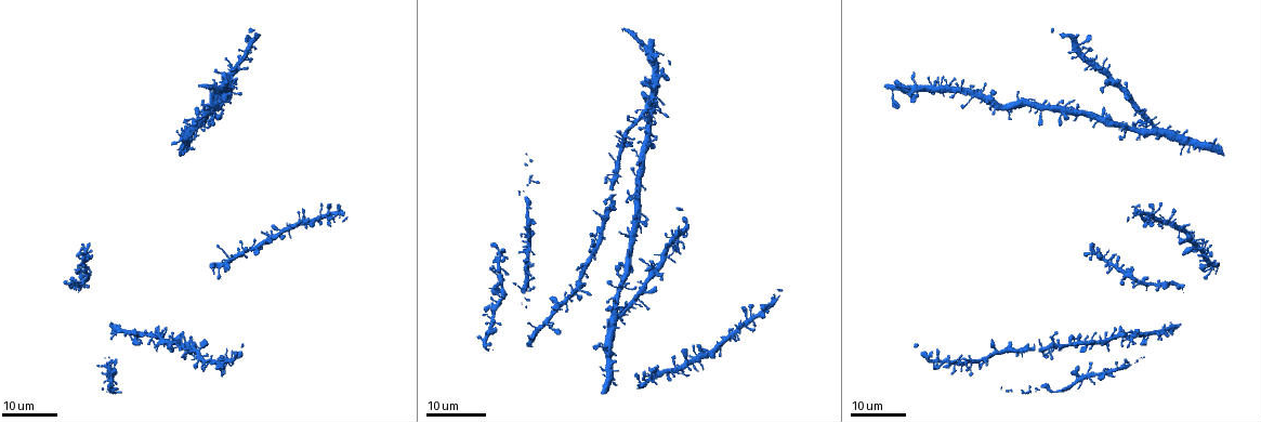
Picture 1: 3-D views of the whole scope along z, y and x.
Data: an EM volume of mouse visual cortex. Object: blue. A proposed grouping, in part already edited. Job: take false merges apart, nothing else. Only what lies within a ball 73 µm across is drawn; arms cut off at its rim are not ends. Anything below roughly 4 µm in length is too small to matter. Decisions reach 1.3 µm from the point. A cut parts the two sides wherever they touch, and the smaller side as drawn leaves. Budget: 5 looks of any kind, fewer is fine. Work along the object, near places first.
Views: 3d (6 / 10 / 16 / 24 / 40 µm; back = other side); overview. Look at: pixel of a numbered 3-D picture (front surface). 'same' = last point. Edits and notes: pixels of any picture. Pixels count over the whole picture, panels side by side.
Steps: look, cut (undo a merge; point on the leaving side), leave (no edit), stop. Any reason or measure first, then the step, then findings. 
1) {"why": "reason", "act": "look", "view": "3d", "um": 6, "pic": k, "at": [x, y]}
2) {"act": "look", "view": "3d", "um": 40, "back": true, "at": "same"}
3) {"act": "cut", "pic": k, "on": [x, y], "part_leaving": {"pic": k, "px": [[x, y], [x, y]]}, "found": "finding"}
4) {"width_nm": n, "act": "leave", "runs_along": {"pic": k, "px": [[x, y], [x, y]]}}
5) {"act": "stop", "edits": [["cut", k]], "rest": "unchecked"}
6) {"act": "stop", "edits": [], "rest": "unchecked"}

{"why": "four or more arms meet", "act": "look", "view": "3d", "um": 24, "pic": 1, "at": [656, 110]}

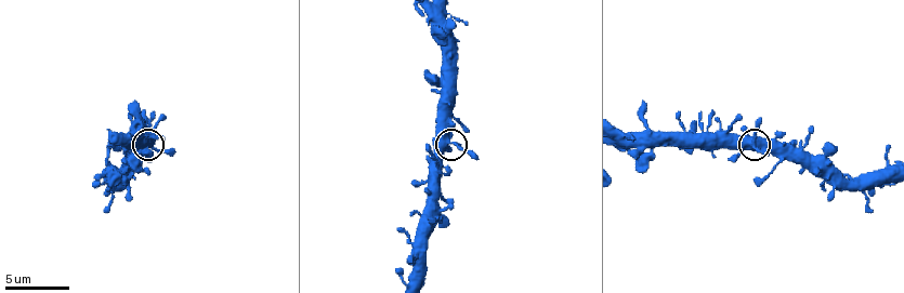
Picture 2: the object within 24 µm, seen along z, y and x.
{"why": "closer look", "act": "look", "view": "3d", "um": 6, "pic": 2, "at": [753, 144]}

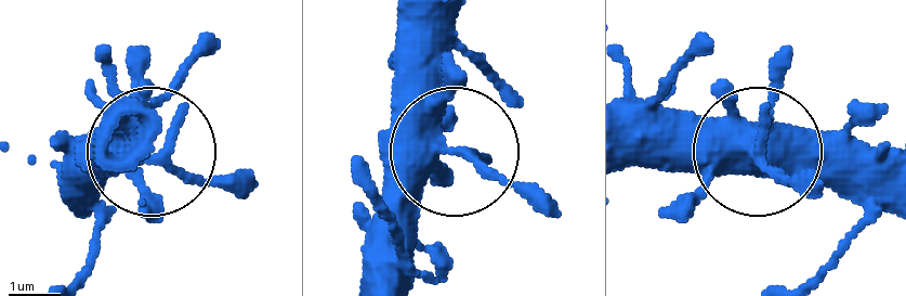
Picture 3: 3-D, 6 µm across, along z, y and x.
{"why": "other side", "act": "look", "view": "3d", "um": 6, "back": true, "pic": 3, "at": [452, 149]}

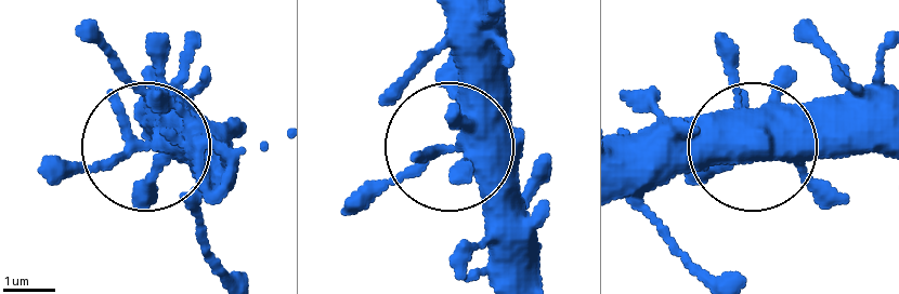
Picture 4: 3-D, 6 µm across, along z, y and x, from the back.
{"act": "leave", "runs_along": {"pic": 4, "px": [[222, 198], [157, 147], [57, 181]]}, "found": "one cell here"}

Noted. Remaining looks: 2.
{"act": "look", "view": "3d", "um": 16, "pic": 1, "at": [1129, 125]}

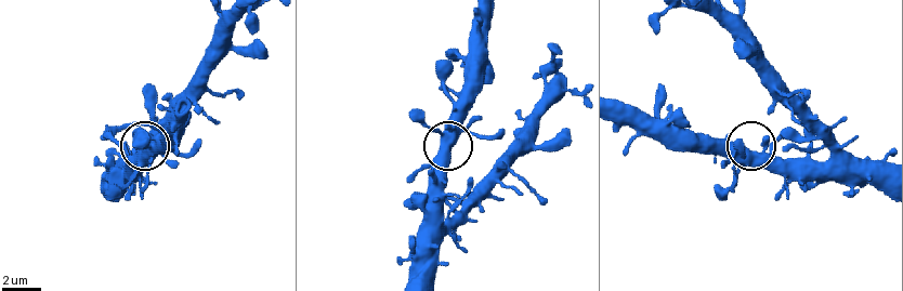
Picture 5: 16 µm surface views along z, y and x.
{"act": "look", "view": "3d", "um": 10, "pic": 5, "at": [756, 153]}

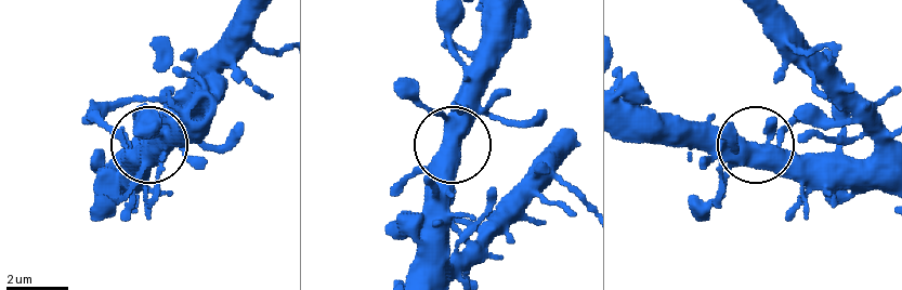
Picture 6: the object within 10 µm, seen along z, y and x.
{"act": "leave", "found": "continuous, no second cell"}

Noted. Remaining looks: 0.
{"act": "stop", "edits": [], "rest": "unchecked"}

